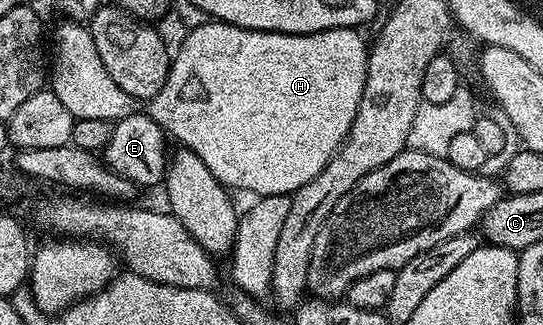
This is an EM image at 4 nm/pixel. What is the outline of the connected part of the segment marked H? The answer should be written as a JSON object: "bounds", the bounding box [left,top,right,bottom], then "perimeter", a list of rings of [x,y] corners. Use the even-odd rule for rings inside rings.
{"bounds":[160,19,369,197],"perimeter":[[[210,19],[208,24],[198,28],[188,29],[182,42],[171,56],[167,82],[163,82],[161,91],[162,99],[173,104],[173,112],[164,111],[160,120],[160,126],[166,134],[173,136],[178,145],[191,149],[199,158],[203,158],[203,166],[215,174],[220,184],[230,190],[242,188],[245,192],[254,192],[254,197],[289,196],[300,190],[315,174],[331,162],[331,158],[341,149],[341,143],[347,138],[351,130],[351,122],[355,122],[355,114],[359,110],[359,98],[363,98],[363,86],[367,78],[367,62],[369,61],[369,48],[367,40],[360,36],[357,28],[328,28],[322,32],[308,32],[306,36],[293,36],[289,32],[256,32],[250,28],[240,28],[234,24],[223,24],[219,20]],[[193,104],[198,108],[197,116],[193,113]]]}

